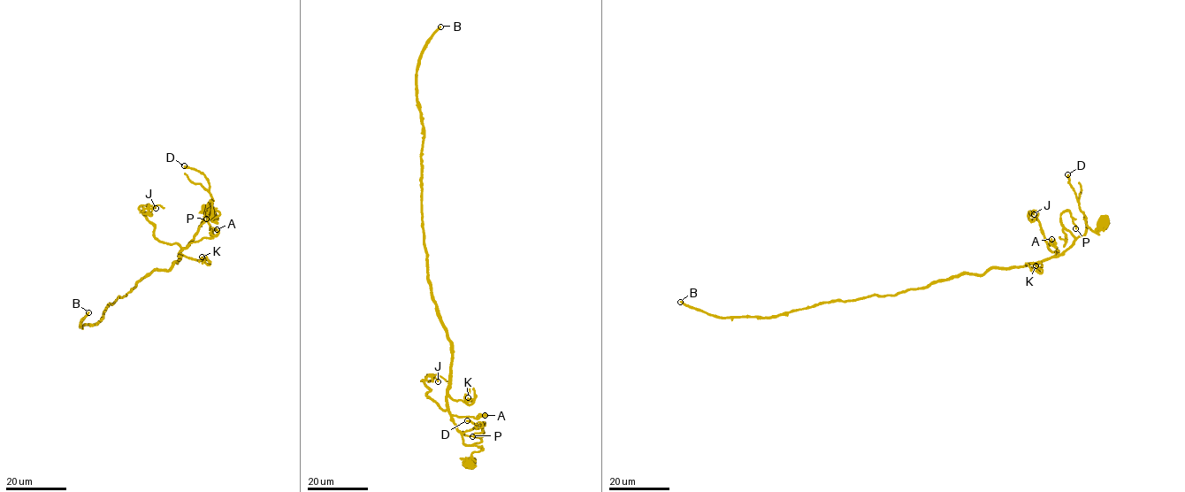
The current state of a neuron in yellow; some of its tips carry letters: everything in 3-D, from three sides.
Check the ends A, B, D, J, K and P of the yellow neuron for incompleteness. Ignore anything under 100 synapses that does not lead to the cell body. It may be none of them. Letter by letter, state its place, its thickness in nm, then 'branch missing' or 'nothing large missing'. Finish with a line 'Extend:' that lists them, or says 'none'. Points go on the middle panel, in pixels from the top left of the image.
A: (485, 415) | 130 nm | nothing large missing
B: (440, 26) | 200 nm | branch missing
D: (467, 420) | 400 nm | nothing large missing
J: (438, 381) | 190 nm | nothing large missing
K: (468, 397) | 110 nm | nothing large missing
P: (472, 436) | 140 nm | nothing large missing
Extend: B

